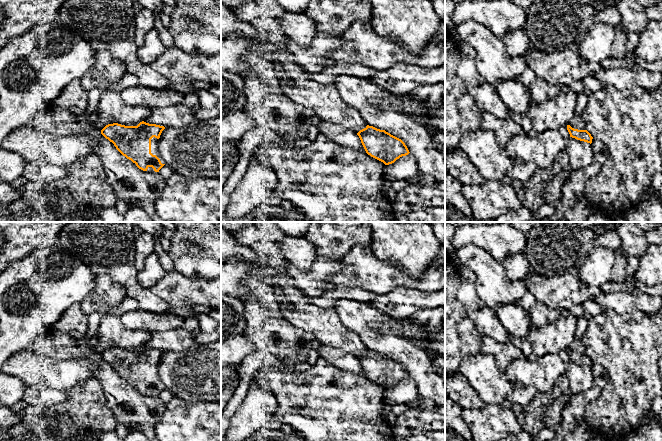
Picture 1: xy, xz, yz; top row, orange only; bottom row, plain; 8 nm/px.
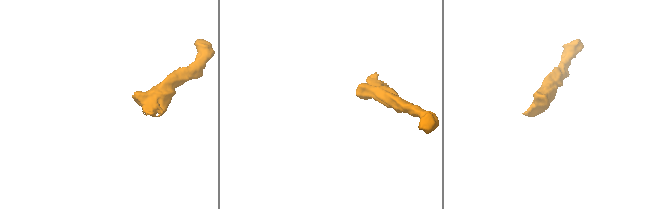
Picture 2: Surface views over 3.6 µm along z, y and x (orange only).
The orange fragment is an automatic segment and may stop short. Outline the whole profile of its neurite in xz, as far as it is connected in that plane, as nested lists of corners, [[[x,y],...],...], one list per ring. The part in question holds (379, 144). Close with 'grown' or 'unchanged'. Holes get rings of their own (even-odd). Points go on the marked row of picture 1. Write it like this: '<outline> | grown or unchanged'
[[[367,125],[357,135],[368,155],[383,162],[385,165],[394,163],[402,156],[410,152],[405,143],[386,132]]] | unchanged

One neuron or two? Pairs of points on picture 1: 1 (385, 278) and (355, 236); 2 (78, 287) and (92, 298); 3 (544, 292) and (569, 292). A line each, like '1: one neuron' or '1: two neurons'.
1: two neurons
2: two neurons
3: one neuron

